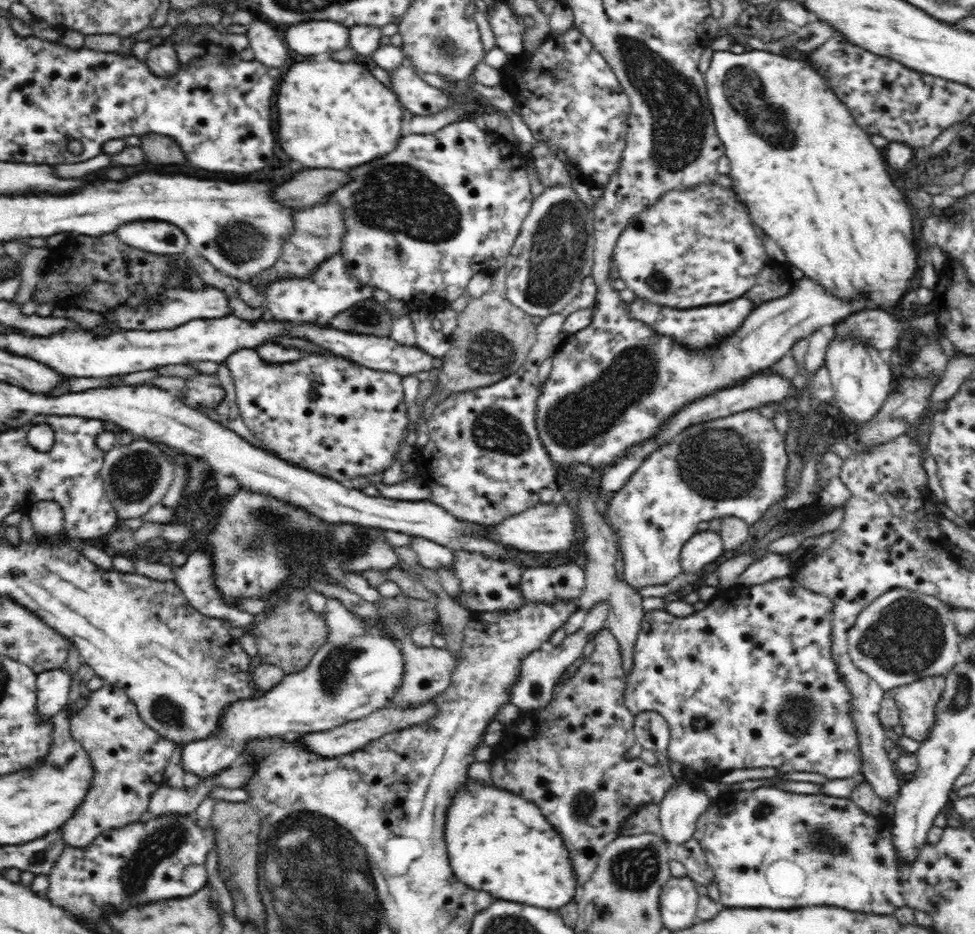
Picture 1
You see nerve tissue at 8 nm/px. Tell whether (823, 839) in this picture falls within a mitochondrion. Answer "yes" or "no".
yes

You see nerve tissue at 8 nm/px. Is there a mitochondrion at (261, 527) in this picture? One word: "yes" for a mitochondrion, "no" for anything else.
yes

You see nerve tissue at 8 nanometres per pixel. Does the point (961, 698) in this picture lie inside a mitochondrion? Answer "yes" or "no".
yes

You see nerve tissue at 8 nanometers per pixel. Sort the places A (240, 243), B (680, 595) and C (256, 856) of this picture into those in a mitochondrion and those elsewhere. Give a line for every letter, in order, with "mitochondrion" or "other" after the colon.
A: mitochondrion
B: other
C: mitochondrion

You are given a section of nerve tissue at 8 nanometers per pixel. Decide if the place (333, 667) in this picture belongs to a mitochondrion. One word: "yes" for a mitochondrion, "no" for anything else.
yes

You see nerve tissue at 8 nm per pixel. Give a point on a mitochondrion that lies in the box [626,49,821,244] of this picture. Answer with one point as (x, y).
(745, 93)

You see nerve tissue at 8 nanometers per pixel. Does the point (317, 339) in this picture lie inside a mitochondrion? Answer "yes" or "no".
no

